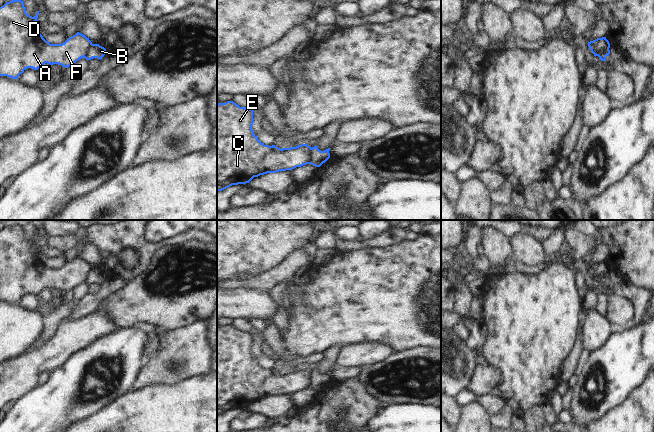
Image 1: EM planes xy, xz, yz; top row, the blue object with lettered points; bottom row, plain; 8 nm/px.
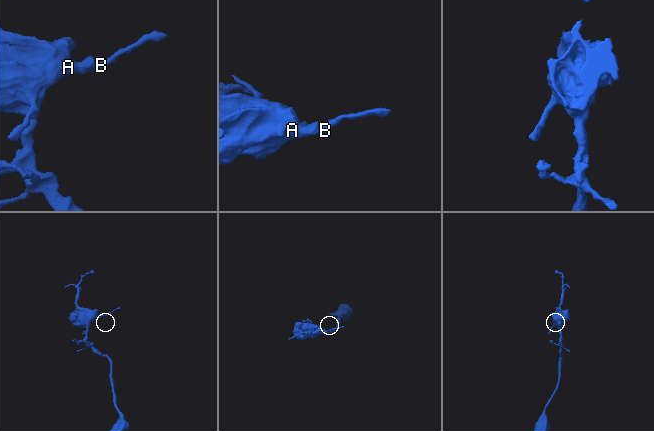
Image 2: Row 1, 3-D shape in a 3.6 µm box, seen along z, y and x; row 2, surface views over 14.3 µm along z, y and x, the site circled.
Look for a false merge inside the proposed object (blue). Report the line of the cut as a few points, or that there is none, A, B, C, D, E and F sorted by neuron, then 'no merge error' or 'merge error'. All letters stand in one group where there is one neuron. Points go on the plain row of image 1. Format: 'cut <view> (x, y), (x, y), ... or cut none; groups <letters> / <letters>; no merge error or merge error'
cut xz (311, 372), (308, 387); groups A C D E F / B; merge error

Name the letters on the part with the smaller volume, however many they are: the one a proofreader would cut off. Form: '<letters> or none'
B

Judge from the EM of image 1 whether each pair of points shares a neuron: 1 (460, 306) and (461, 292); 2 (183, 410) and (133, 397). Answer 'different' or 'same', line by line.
1: same
2: same

